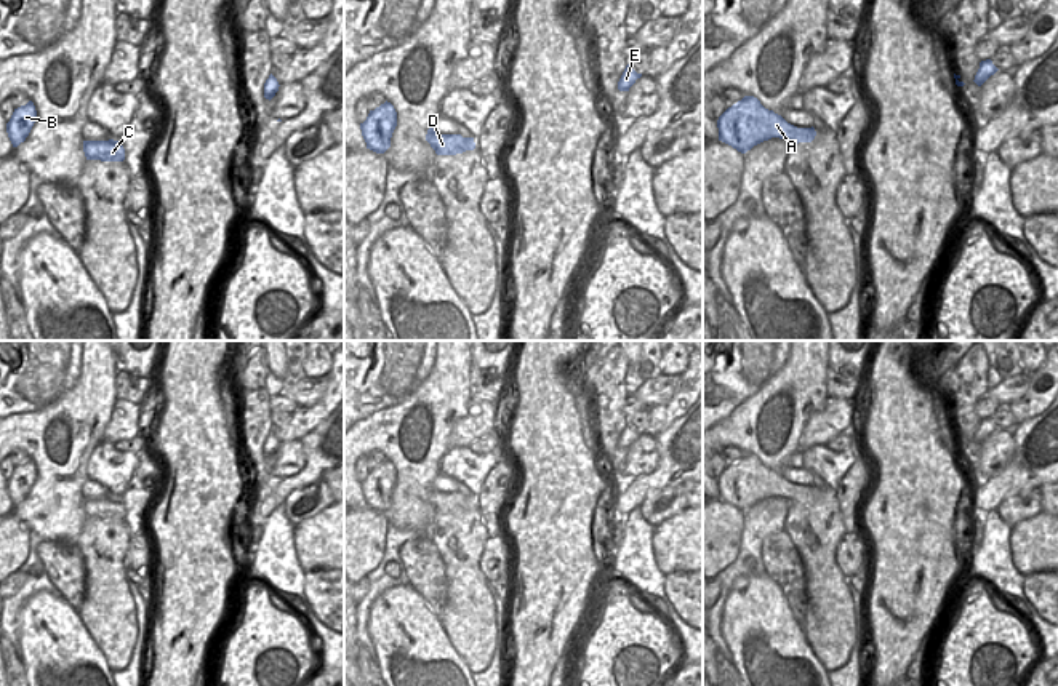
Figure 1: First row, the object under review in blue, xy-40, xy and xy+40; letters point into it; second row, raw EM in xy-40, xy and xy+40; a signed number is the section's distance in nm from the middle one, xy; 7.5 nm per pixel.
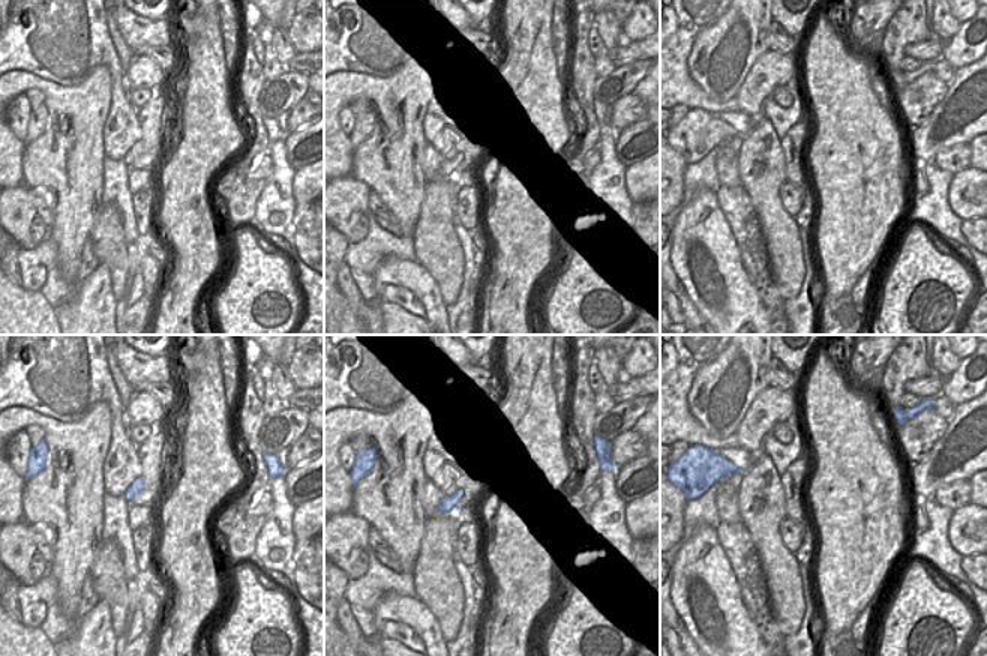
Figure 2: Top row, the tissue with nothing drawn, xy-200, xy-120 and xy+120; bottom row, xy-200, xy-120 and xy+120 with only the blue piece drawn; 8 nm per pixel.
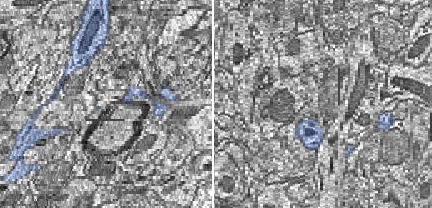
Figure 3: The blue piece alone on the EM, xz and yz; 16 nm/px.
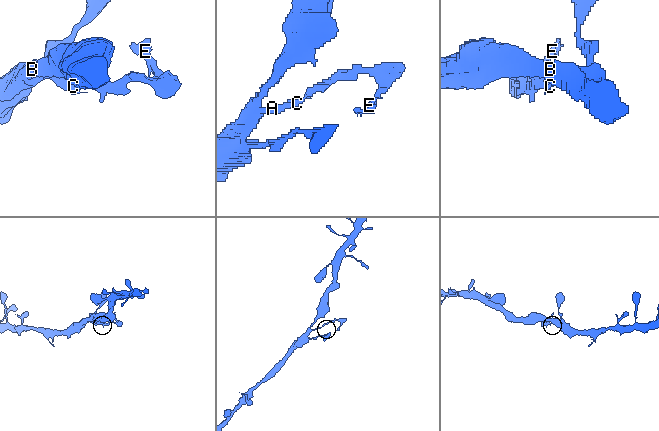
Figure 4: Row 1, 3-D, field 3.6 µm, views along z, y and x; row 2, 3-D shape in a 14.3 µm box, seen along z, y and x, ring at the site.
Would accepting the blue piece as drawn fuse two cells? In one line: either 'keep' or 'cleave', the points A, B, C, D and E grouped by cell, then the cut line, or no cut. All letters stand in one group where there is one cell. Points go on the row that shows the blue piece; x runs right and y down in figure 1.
cleave; groups A B / C D E; cut xy+40 (813, 136), (804, 131), (789, 131), (783, 138)

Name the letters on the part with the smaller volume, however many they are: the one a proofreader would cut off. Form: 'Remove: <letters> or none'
Remove: C, D, E

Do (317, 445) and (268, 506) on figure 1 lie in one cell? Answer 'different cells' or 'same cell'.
same cell

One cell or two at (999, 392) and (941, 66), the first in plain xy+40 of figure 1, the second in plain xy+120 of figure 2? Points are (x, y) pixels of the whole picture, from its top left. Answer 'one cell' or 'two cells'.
two cells

